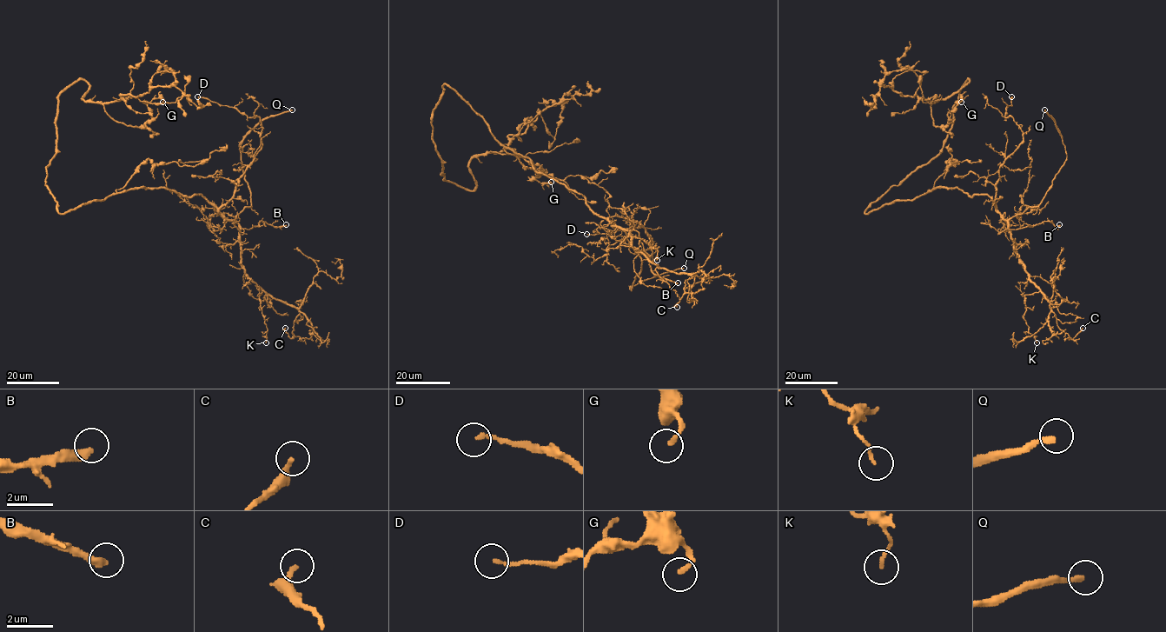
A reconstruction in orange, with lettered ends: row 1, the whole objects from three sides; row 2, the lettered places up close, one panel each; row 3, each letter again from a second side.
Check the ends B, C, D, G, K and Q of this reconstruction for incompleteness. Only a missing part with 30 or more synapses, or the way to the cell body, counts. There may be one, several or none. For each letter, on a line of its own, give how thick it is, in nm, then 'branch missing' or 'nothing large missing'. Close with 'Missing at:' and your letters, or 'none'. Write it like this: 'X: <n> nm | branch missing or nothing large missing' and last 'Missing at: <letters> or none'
B: 360 nm | branch missing
C: 240 nm | nothing large missing
D: 170 nm | nothing large missing
G: 190 nm | nothing large missing
K: 140 nm | nothing large missing
Q: 200 nm | branch missing
Missing at: B, Q

